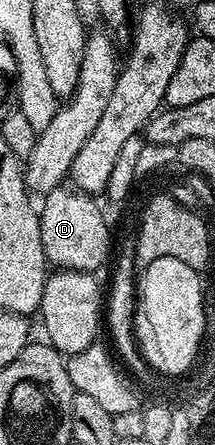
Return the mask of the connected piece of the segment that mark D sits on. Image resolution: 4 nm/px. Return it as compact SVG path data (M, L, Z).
M61 187L50 191L44 198L44 209L39 210L40 234L45 258L56 264L60 271L92 273L108 257L112 237L101 206L93 196L75 187Z

